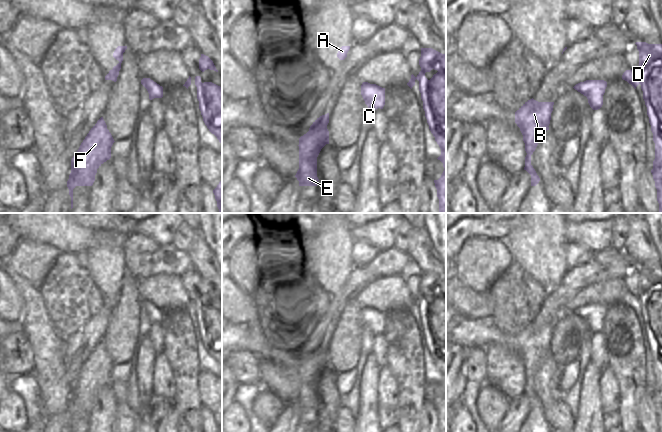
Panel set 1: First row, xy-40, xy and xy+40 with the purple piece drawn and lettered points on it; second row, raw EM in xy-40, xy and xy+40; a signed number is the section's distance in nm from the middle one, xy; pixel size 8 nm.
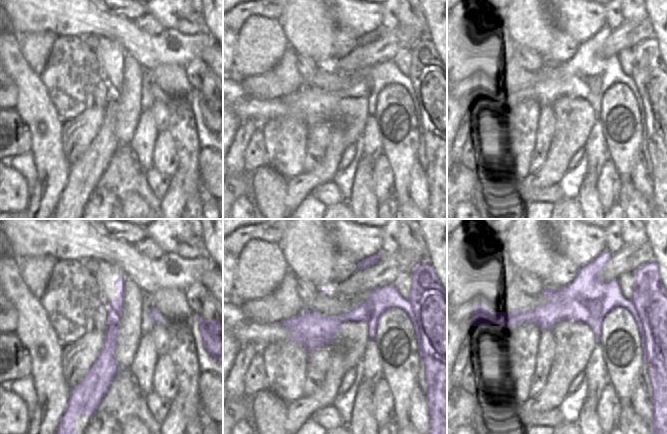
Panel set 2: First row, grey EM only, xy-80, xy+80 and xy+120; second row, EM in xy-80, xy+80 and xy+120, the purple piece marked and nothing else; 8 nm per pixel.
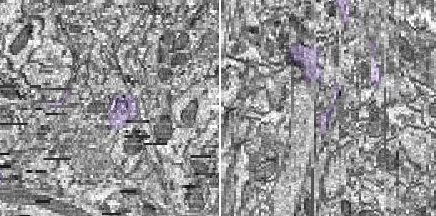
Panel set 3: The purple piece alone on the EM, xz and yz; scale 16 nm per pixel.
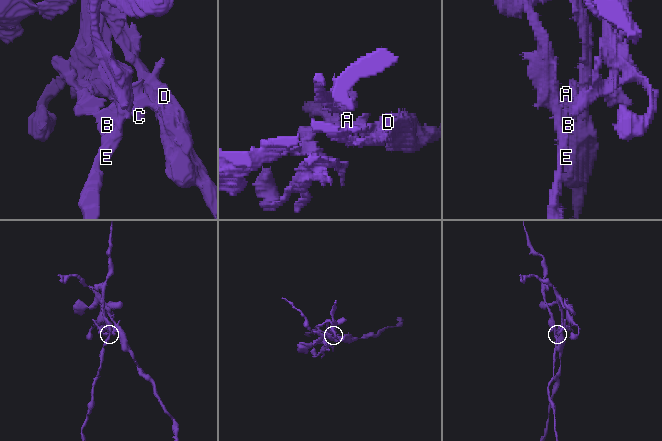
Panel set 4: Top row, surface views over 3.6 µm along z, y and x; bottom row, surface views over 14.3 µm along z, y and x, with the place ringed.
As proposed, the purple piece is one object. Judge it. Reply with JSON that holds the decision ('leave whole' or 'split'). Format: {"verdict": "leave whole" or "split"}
{"verdict": "split"}

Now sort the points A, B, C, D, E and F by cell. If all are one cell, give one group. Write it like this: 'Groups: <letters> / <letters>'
Groups: A E F / B C D.

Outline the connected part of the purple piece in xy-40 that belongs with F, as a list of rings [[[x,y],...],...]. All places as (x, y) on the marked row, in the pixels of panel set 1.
[[[101,117],[91,128],[77,153],[71,160],[71,173],[67,181],[73,208],[73,189],[76,186],[92,186],[97,169],[111,158],[114,139]]]

